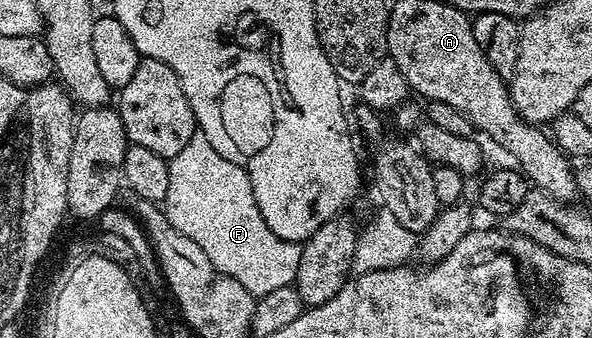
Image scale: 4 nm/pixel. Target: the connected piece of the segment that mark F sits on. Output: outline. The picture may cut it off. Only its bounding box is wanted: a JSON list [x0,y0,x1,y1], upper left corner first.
[164,131,302,298]

